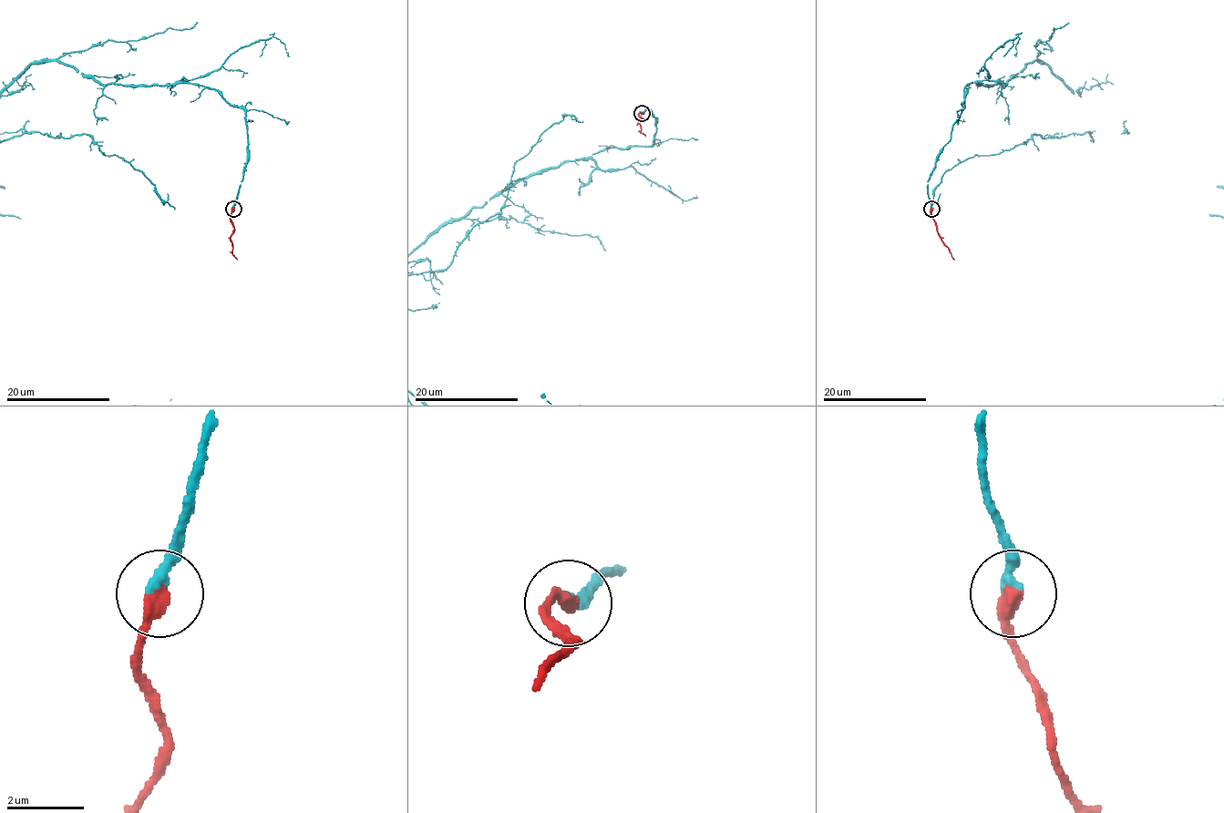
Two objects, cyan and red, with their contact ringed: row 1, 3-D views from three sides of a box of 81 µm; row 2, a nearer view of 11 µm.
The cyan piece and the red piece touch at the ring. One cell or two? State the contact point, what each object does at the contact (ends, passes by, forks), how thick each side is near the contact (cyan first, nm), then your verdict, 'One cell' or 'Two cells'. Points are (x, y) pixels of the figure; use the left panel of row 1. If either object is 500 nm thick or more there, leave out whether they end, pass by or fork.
Place: (233, 209). At the ring cyan ends. At the ring red ends. Thickness 280 nm (cyan) against 400 nm. One cell

